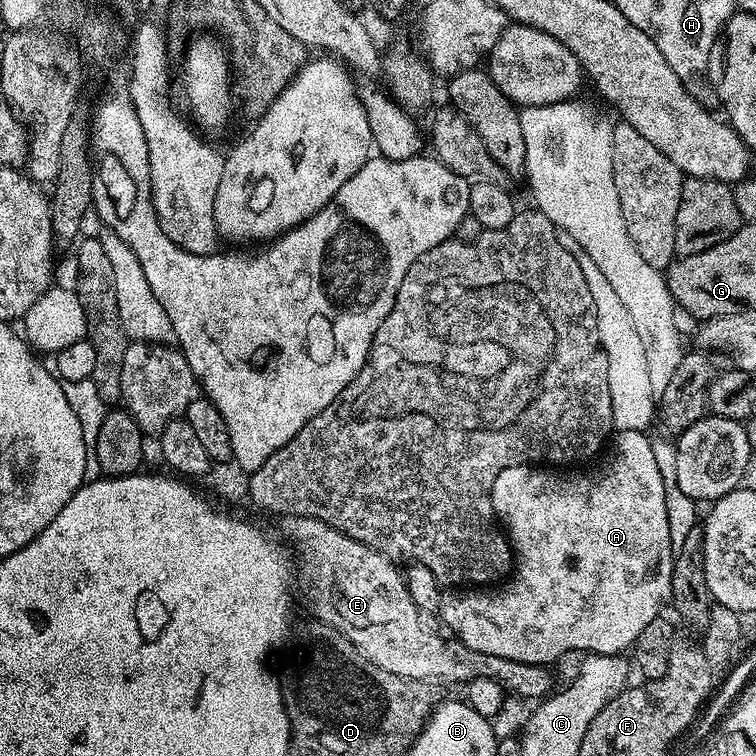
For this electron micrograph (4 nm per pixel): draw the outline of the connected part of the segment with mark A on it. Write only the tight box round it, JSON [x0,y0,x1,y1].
[439,431,674,666]

